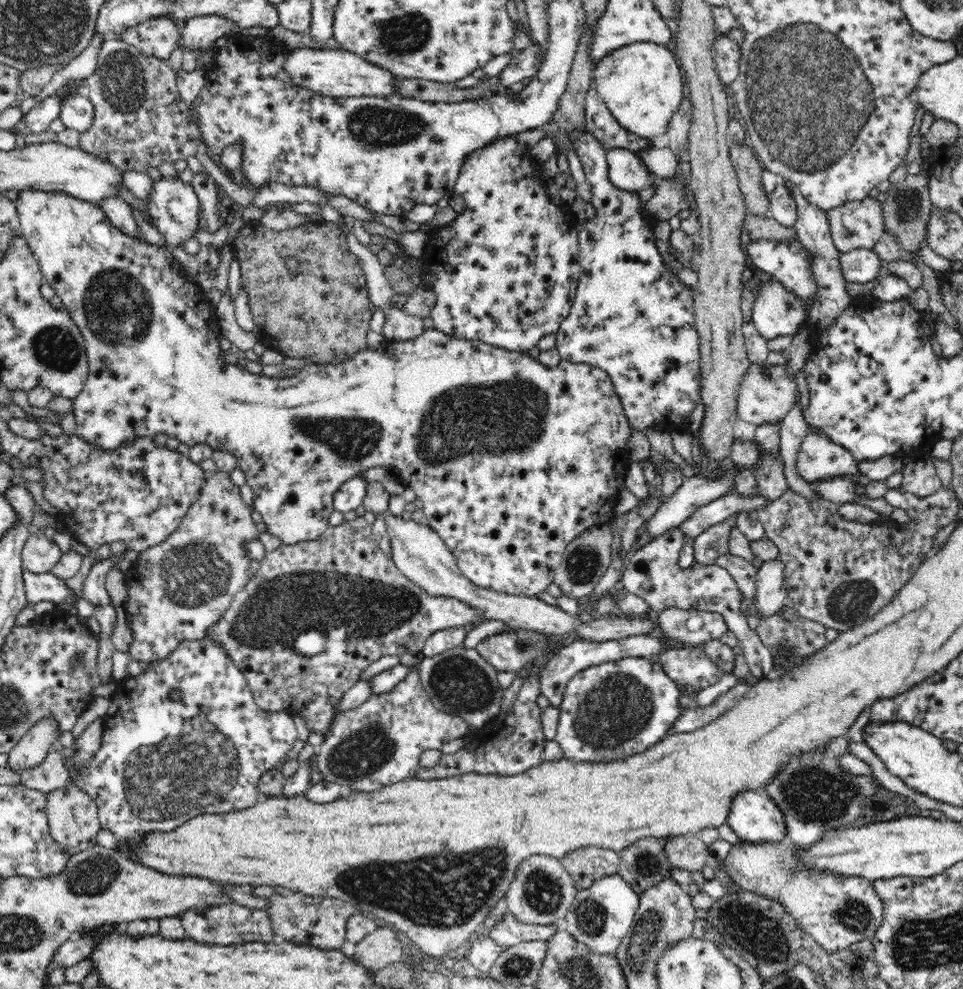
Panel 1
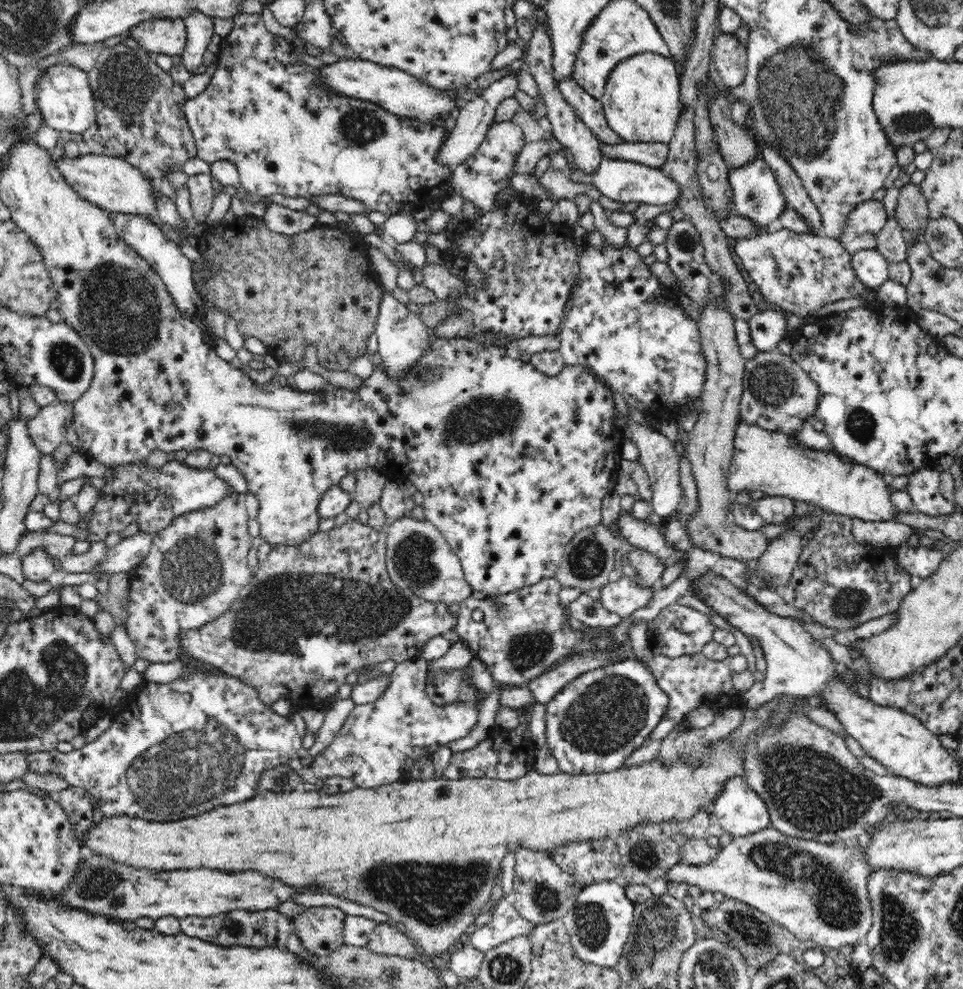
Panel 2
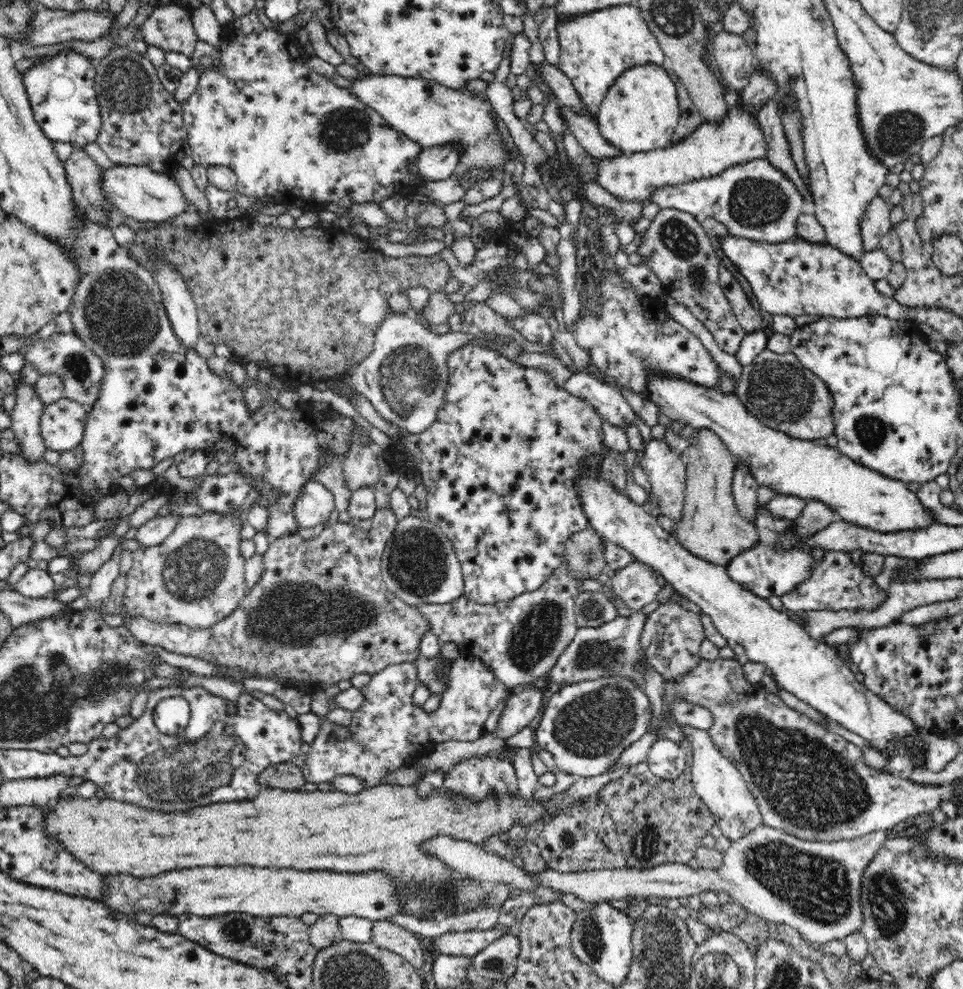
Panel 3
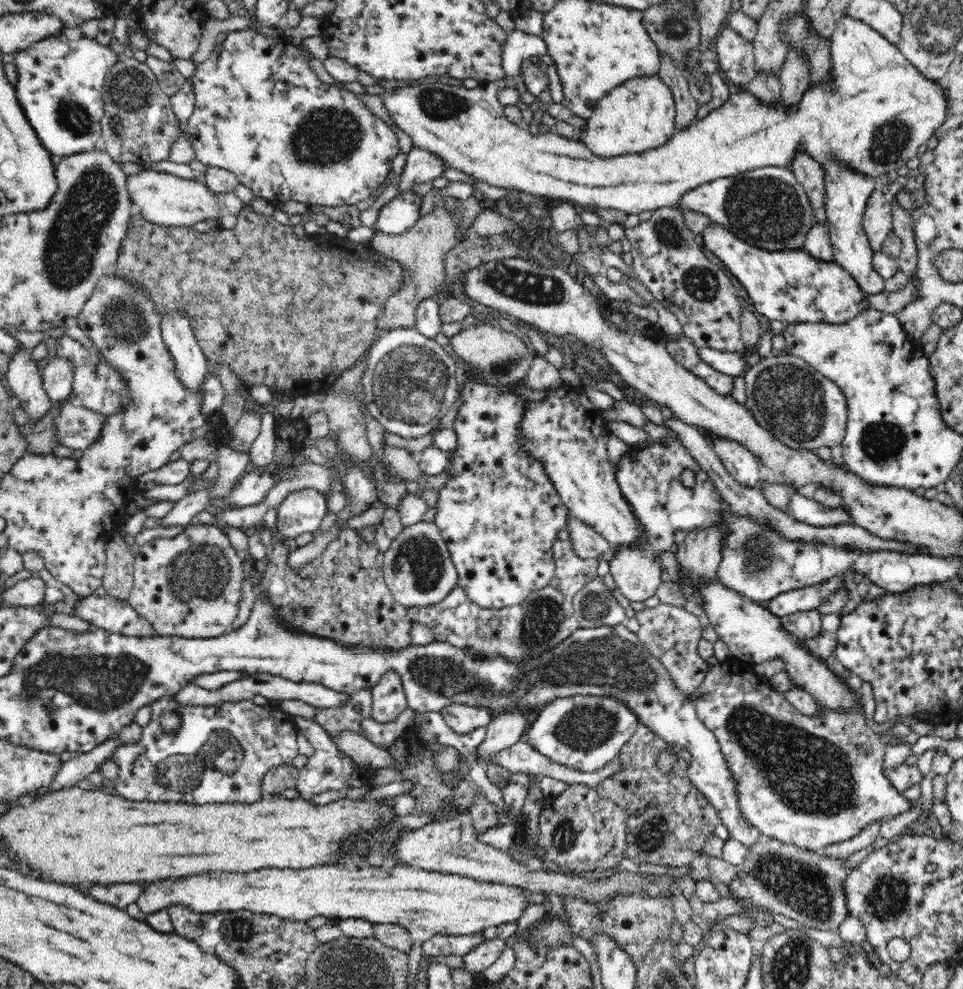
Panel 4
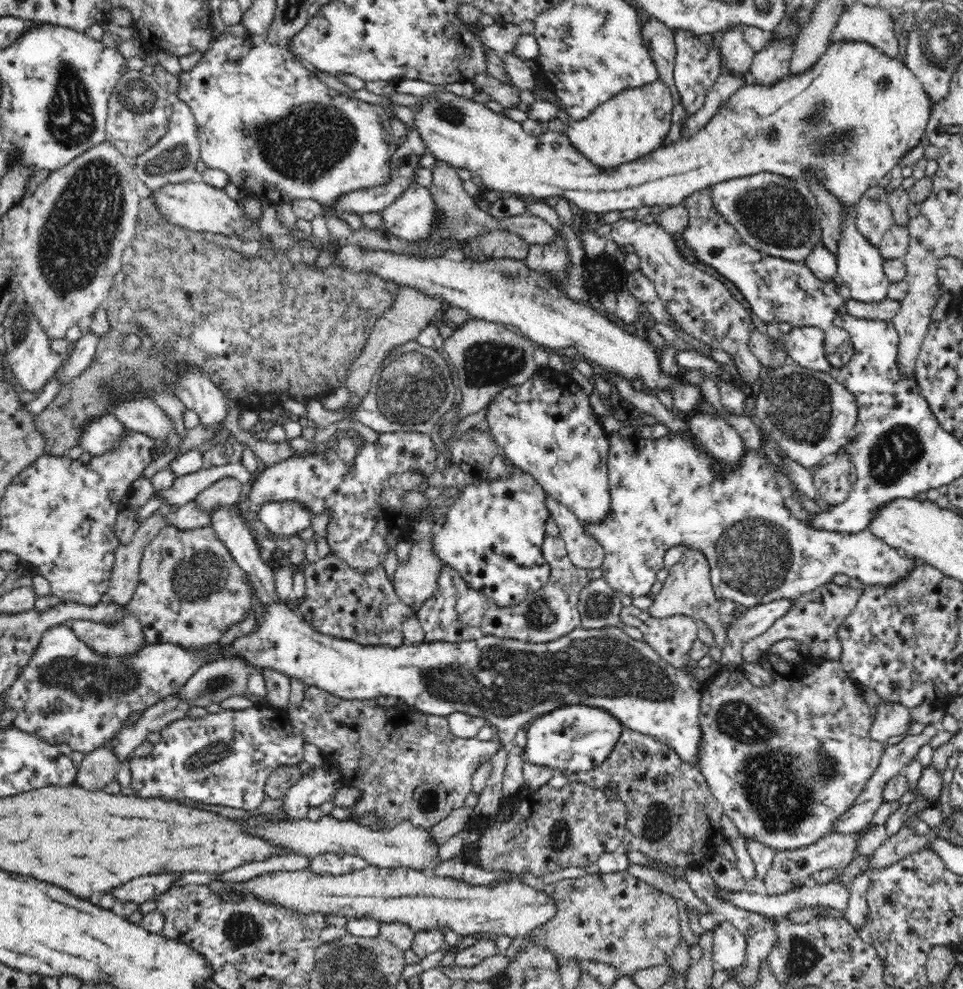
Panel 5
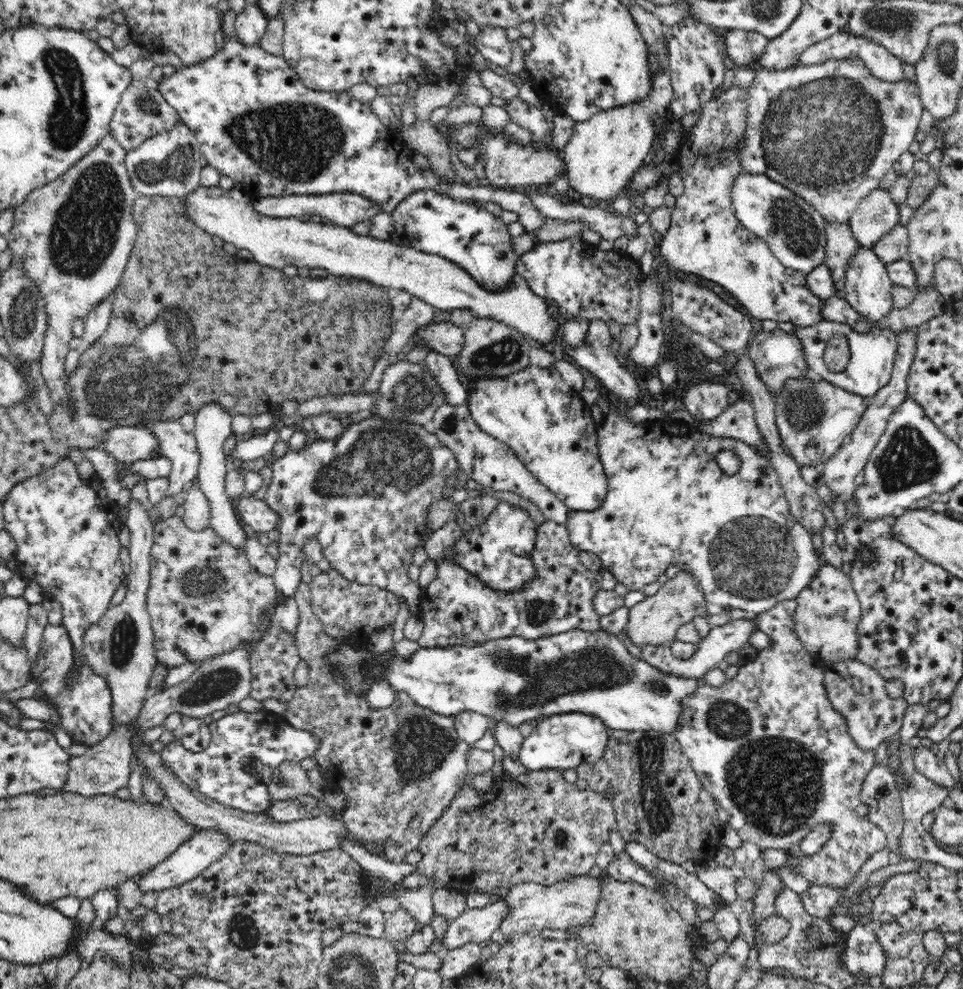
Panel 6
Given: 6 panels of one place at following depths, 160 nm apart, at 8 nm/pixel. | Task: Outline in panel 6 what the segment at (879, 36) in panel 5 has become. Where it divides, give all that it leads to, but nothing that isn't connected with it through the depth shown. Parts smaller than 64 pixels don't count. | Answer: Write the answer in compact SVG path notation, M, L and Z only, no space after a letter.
M848 32L833 34L830 38L821 40L820 42L809 46L802 52L802 54L800 54L798 64L796 65L810 66L811 64L820 64L832 59L858 59L858 61L864 63L864 66L866 66L866 69L870 71L870 74L872 74L873 77L882 81L896 82L905 80L903 64L900 59L896 58L896 56L886 50L886 48Z

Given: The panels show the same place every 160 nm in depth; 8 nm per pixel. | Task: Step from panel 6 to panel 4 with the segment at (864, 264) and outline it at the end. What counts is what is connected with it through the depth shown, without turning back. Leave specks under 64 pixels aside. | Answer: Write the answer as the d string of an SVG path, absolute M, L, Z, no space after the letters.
M832 161L825 166L825 180L827 188L826 215L828 215L828 229L832 241L834 262L852 275L856 285L864 291L866 296L878 294L885 290L885 278L874 269L875 251L862 226L866 202L872 192L879 187L878 179L866 177L862 173L854 173L844 167L840 168L838 163Z

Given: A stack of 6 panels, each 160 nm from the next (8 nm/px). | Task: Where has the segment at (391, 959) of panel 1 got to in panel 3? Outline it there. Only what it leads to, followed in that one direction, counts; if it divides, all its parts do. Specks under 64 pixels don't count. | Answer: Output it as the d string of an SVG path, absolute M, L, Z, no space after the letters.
M379 920L373 923L371 940L386 948L419 968L424 963L424 952L418 936L408 929L400 927L391 920Z

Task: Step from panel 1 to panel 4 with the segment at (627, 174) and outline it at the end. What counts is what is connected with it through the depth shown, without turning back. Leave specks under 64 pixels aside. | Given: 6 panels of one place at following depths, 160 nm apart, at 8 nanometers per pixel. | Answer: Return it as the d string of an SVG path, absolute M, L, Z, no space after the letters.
M765 166L728 178L717 178L684 194L681 209L704 214L749 246L769 252L803 250L808 232L816 226L813 206L790 168Z

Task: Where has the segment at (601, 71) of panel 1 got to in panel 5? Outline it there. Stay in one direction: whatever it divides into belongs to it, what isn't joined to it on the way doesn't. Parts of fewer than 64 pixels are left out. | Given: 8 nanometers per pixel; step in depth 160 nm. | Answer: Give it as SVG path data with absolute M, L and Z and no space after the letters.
M658 79L640 88L623 90L582 120L574 120L560 101L554 105L558 111L566 113L565 133L572 147L596 167L610 170L642 158L663 146L662 142L672 124L670 114L676 103L669 86Z

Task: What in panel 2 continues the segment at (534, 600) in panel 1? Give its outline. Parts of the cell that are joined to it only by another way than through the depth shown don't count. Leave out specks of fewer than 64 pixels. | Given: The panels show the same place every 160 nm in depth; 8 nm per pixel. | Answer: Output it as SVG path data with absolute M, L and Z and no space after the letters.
M402 517L389 521L385 555L388 577L400 590L407 589L424 600L445 603L447 606L475 595L465 579L460 559L444 535L429 520Z

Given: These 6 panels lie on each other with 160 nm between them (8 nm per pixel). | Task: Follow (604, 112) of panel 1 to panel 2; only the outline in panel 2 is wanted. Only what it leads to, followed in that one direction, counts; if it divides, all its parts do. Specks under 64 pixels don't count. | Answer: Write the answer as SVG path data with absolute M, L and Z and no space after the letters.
M572 77L557 81L558 88L565 101L574 109L576 116L588 126L593 134L608 144L618 144L622 138L610 128L604 118L604 109L599 99L586 93Z

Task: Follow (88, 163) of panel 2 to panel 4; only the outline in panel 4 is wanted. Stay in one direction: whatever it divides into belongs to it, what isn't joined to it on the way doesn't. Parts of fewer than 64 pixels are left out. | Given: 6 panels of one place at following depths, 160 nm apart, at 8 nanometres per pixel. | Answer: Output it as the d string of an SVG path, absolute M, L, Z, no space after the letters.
M143 170L138 175L128 175L128 193L134 208L144 219L156 225L192 229L200 222L217 221L221 216L221 203L218 195L202 180L183 179L166 172Z

